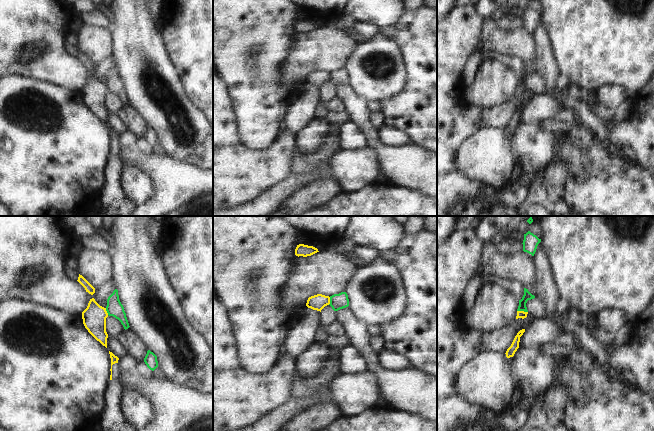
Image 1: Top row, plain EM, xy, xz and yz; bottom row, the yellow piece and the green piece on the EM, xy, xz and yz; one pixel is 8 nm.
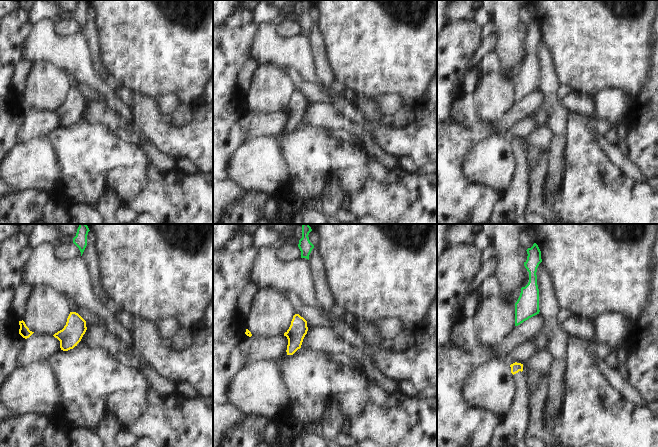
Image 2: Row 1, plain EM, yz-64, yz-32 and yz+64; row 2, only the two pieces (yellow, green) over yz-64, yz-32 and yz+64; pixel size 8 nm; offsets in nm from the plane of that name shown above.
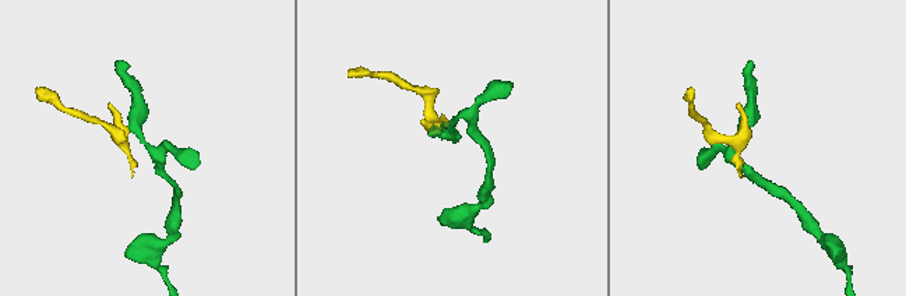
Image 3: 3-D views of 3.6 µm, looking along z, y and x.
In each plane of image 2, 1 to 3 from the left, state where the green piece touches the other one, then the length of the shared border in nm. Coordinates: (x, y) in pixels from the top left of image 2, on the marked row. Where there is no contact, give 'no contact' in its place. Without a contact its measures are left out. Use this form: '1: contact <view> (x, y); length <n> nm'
1: no contact
2: no contact
3: no contact

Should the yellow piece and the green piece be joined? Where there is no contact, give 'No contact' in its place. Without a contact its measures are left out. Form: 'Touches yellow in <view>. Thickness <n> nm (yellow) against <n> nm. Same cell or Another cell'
Touches yellow in yz. Thickness 60 nm (yellow) against 70 nm. Another cell.

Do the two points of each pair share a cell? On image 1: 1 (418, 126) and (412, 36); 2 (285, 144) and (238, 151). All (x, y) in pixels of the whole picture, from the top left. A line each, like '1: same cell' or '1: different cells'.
1: same cell
2: same cell

